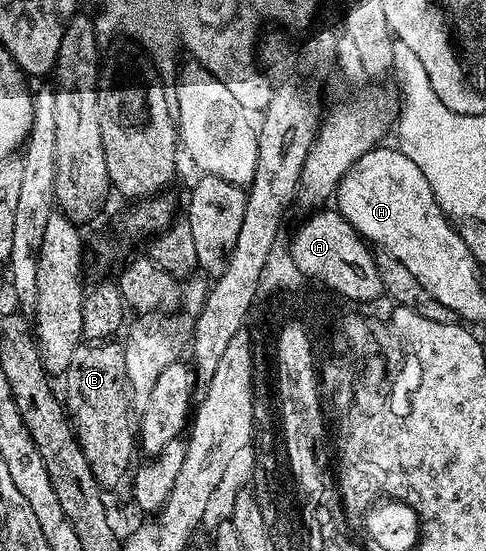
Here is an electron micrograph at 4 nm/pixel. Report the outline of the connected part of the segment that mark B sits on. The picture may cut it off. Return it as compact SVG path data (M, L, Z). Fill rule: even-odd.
M117 341L82 342L81 346L75 350L75 357L72 358L71 365L63 374L65 410L73 424L74 431L77 432L77 440L83 449L83 457L87 457L87 465L91 465L91 473L102 489L119 486L121 478L125 474L126 478L134 466L135 415L130 408L130 394L126 390L124 349L120 342L115 342Z

